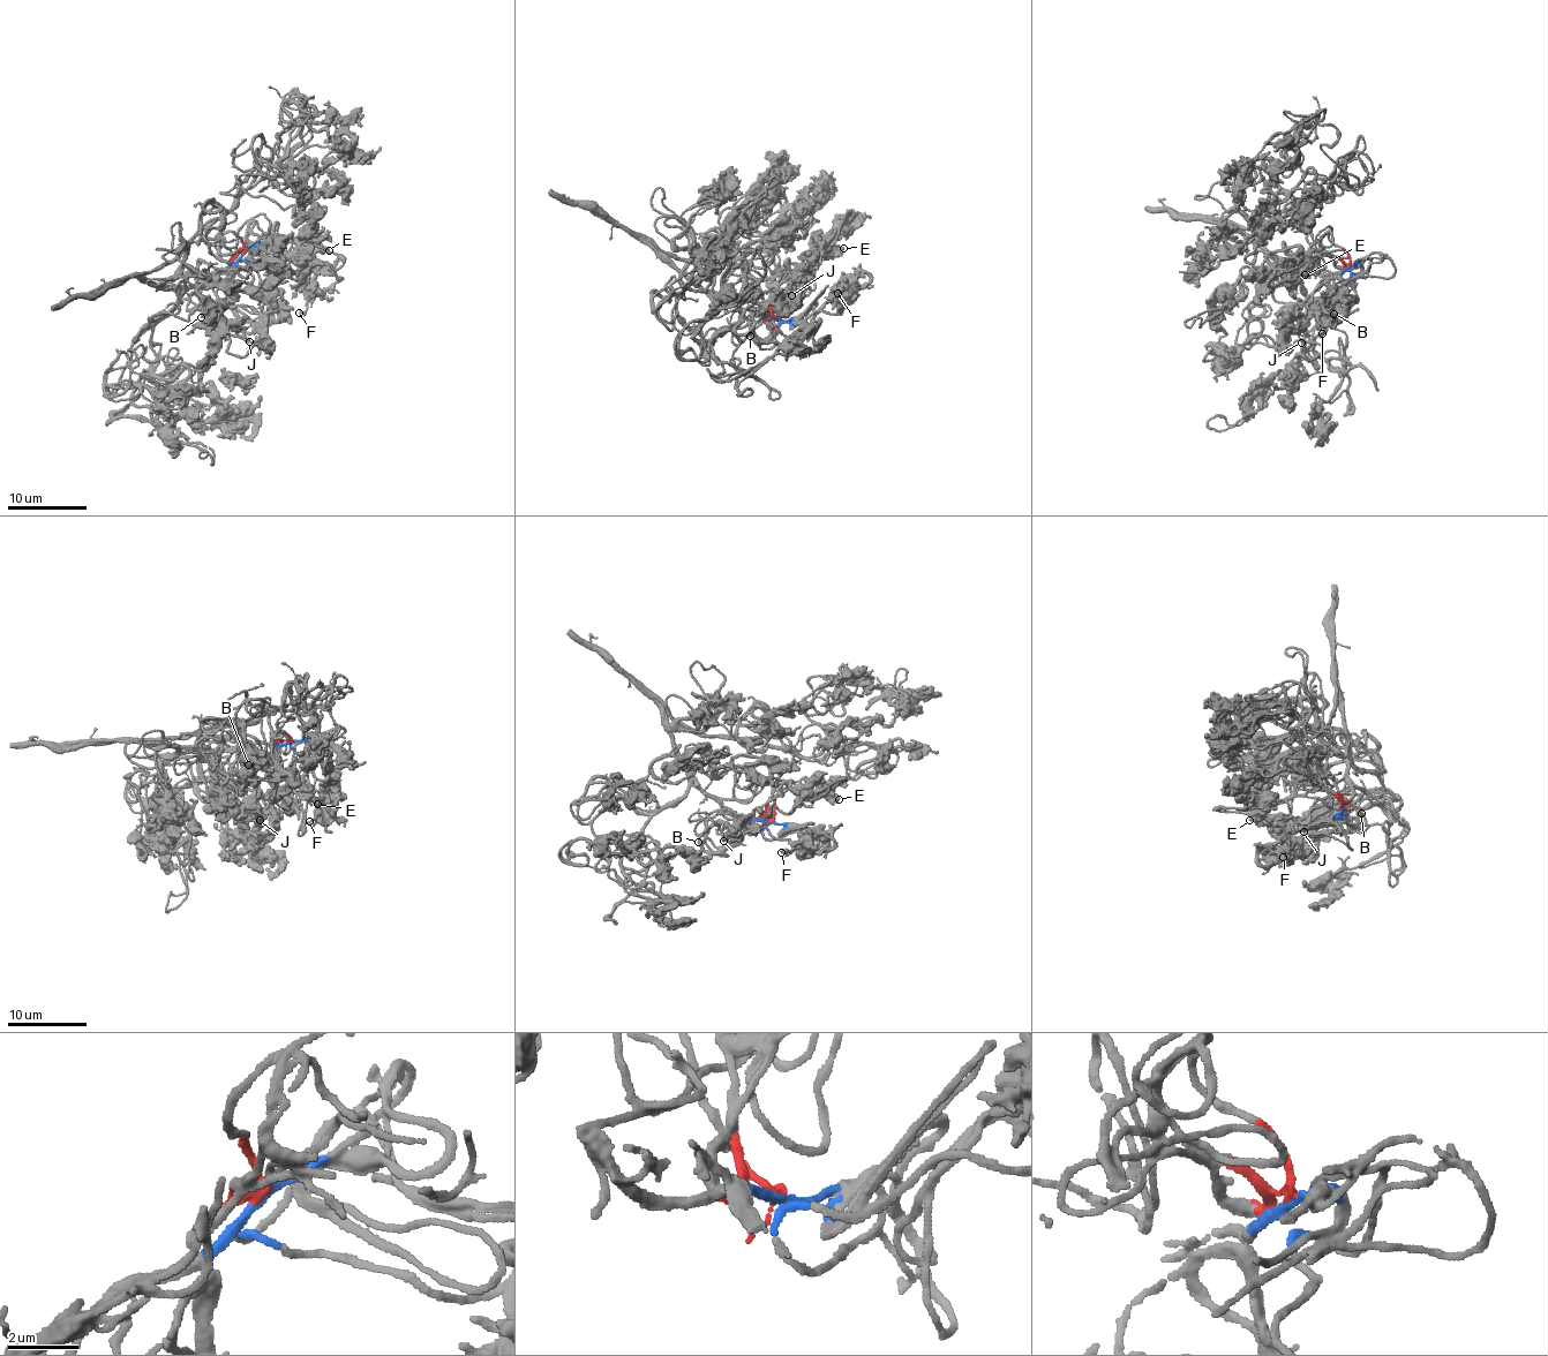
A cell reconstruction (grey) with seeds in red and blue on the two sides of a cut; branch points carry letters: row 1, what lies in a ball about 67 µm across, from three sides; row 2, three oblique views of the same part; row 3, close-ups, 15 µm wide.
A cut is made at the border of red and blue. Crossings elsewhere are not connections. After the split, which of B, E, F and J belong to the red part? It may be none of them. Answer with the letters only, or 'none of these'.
E

